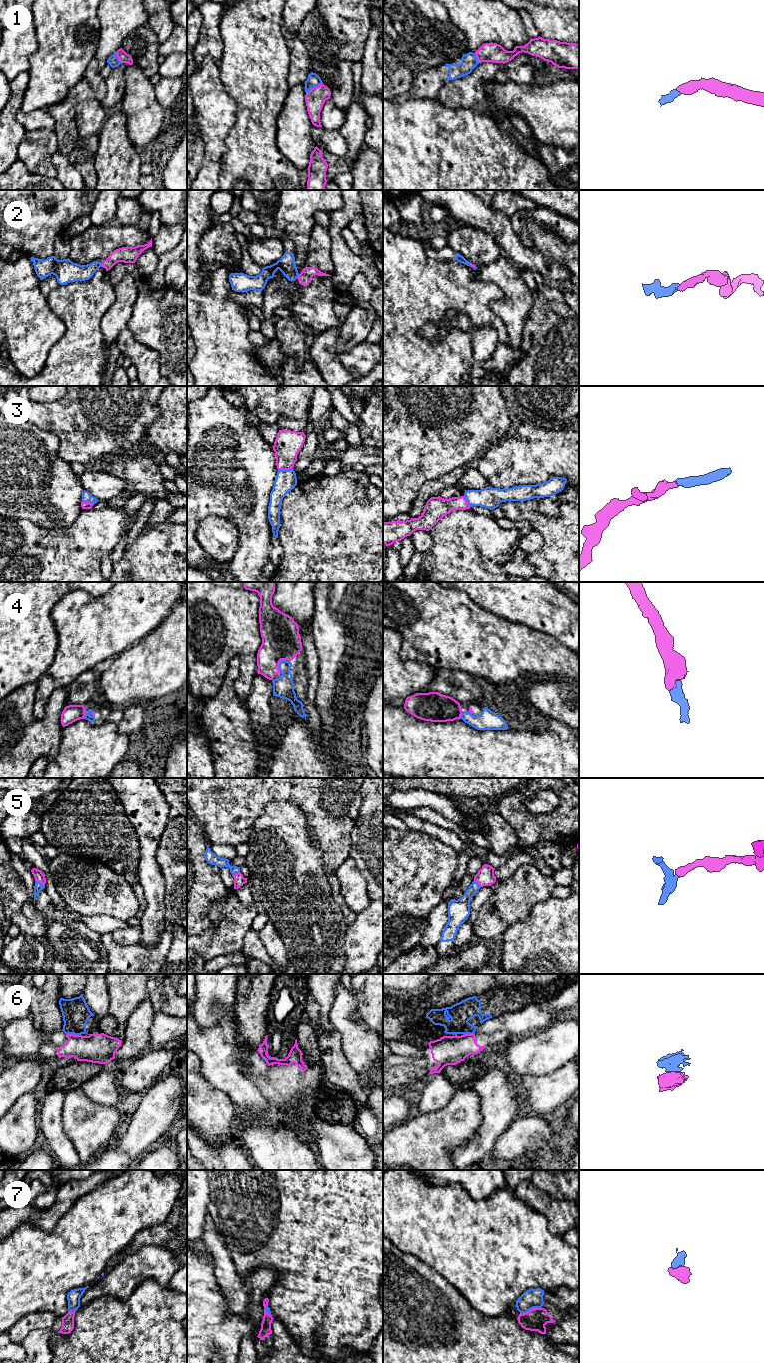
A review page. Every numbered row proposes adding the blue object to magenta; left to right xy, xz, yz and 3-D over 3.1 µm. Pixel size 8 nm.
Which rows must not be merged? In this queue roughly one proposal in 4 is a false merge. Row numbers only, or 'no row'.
6

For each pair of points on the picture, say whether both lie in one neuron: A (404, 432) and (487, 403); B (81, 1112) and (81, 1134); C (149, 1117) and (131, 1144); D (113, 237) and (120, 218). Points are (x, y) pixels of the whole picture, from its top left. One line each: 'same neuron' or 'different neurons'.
A: same neuron
B: same neuron
C: same neuron
D: different neurons

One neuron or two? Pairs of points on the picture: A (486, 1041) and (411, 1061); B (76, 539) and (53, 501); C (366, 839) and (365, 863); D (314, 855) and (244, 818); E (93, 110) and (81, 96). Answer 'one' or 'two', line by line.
A: one
B: two
C: one
D: two
E: two

